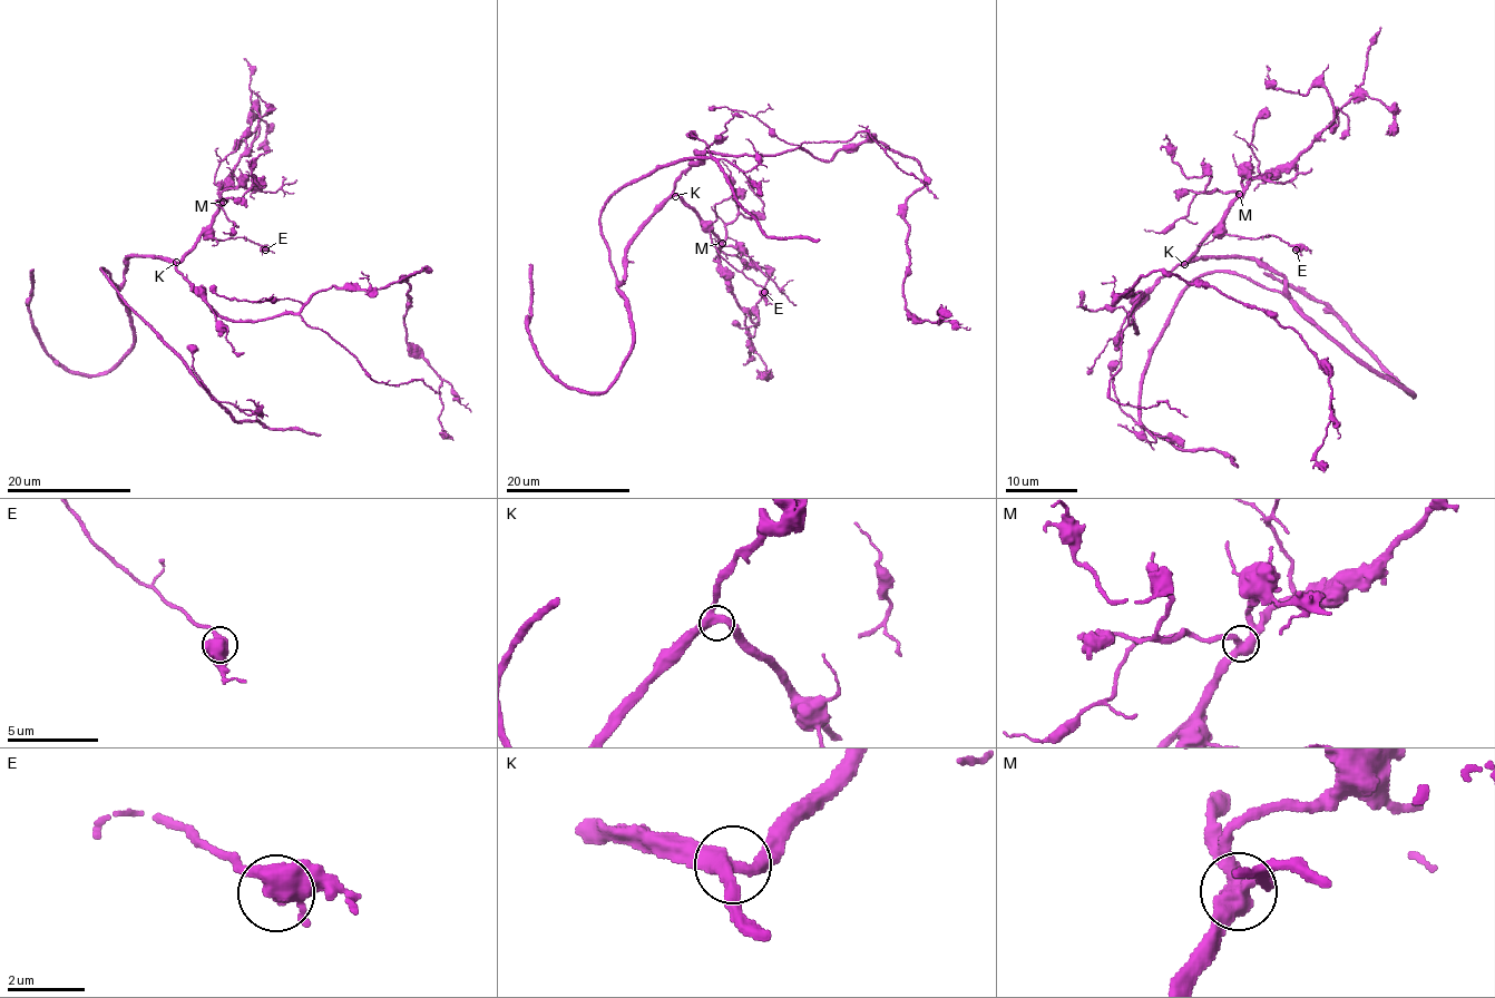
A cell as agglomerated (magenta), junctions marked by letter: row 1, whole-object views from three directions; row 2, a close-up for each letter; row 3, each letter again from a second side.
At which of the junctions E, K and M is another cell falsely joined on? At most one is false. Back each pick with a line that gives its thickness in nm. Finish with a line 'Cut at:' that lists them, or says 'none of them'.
Cut at: none of them

